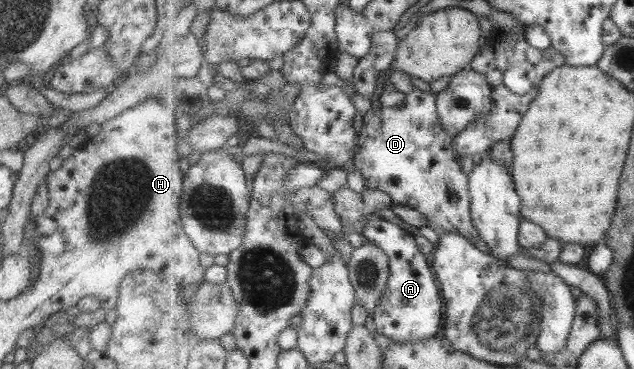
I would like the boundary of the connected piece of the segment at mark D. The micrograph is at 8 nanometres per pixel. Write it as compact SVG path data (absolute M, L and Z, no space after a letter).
M418 90L406 95L403 107L380 106L369 109L363 116L363 127L359 133L359 149L355 155L355 169L363 176L364 187L388 193L395 205L416 209L427 219L429 226L438 233L460 233L466 239L481 239L471 212L469 174L462 171L460 154L455 146L456 134L442 129L437 110L437 94Z

